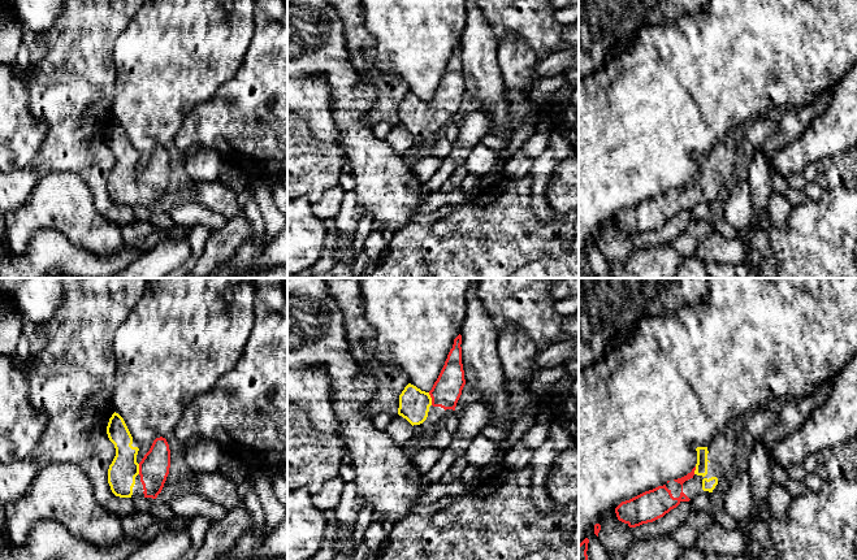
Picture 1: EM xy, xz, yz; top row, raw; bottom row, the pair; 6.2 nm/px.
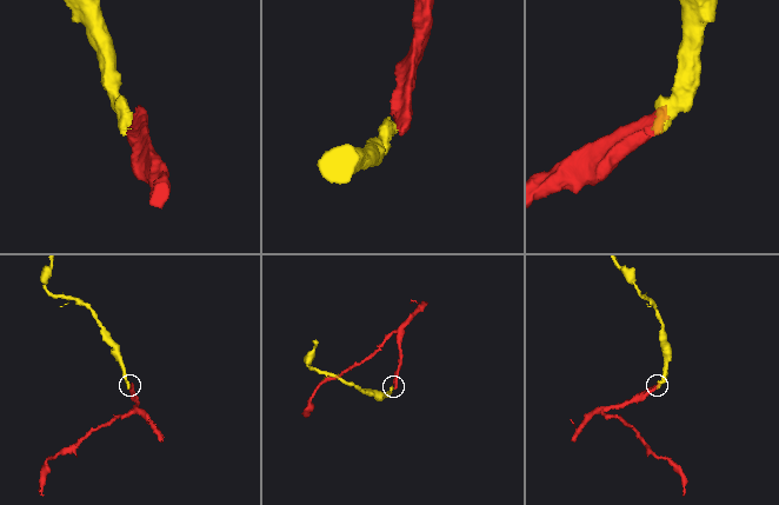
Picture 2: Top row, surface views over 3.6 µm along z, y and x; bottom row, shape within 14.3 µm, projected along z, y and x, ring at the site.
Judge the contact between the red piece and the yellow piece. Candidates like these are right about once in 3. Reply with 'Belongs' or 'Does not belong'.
Belongs

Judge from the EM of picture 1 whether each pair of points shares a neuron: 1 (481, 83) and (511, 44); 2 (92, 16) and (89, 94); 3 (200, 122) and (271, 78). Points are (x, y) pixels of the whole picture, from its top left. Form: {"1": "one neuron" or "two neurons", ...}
{"1": "two neurons", "2": "one neuron", "3": "one neuron"}

